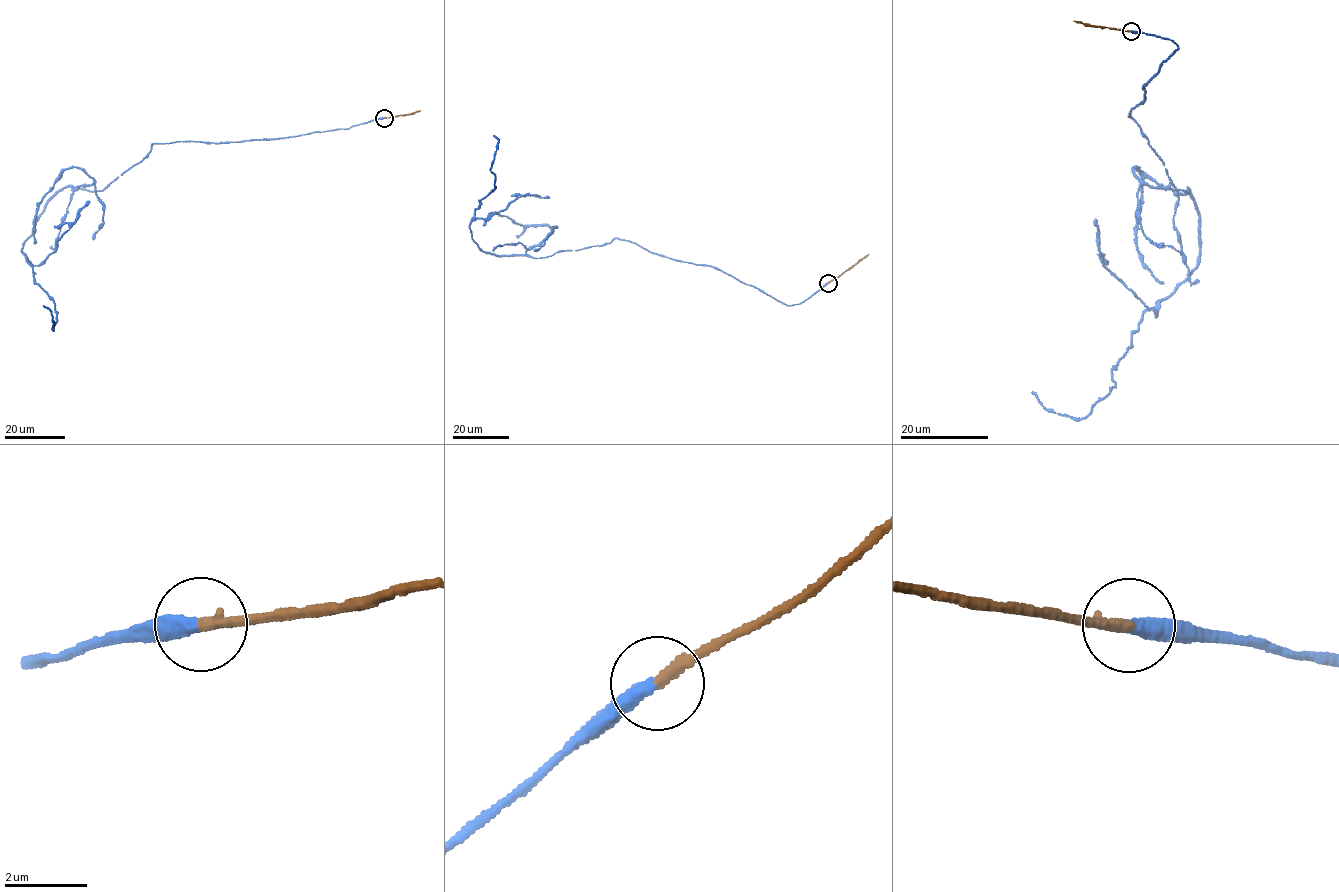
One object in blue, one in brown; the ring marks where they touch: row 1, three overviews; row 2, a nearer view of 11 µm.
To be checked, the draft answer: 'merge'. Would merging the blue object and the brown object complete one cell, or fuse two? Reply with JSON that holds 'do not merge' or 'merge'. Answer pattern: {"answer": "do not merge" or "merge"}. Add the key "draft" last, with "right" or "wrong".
{"answer": "merge", "draft": "right"}

